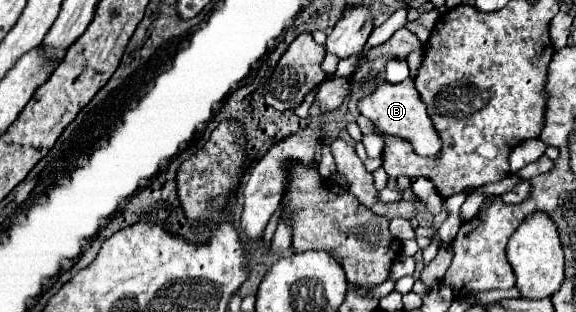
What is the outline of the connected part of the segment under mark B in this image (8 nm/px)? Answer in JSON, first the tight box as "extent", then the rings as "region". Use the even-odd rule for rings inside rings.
{"extent":[357,78,441,156],"region":[[[411,78],[391,84],[391,82],[377,82],[373,86],[373,90],[363,96],[357,102],[357,108],[363,116],[367,116],[381,132],[389,134],[389,136],[401,136],[407,138],[413,144],[413,150],[419,156],[435,156],[441,148],[441,140],[439,134],[435,132],[431,118],[427,116],[427,108],[419,98],[419,92],[415,90],[415,84]]]}

